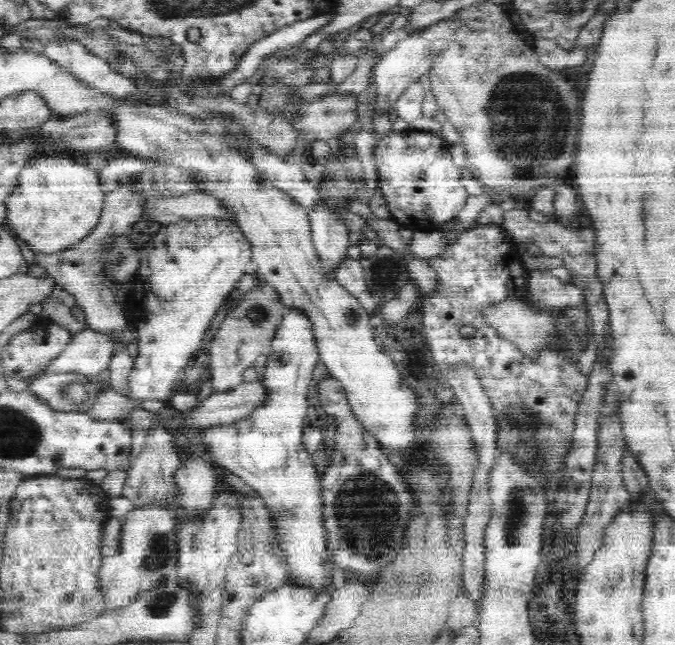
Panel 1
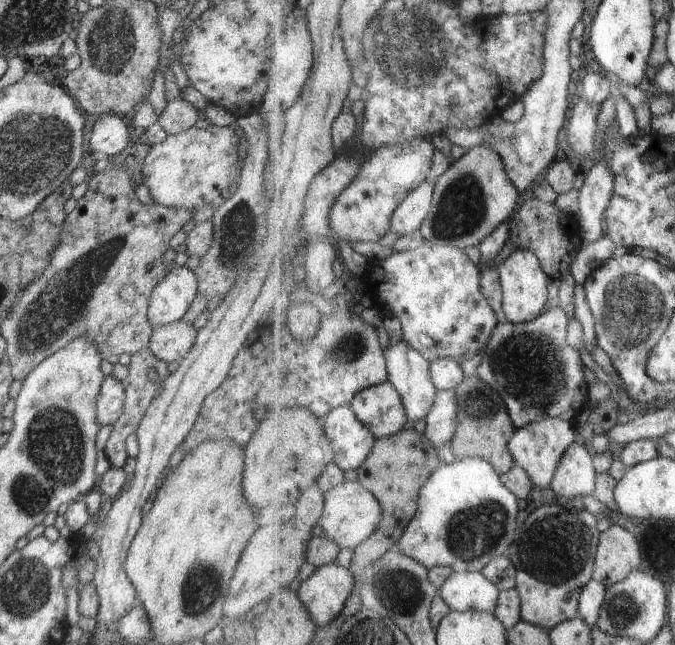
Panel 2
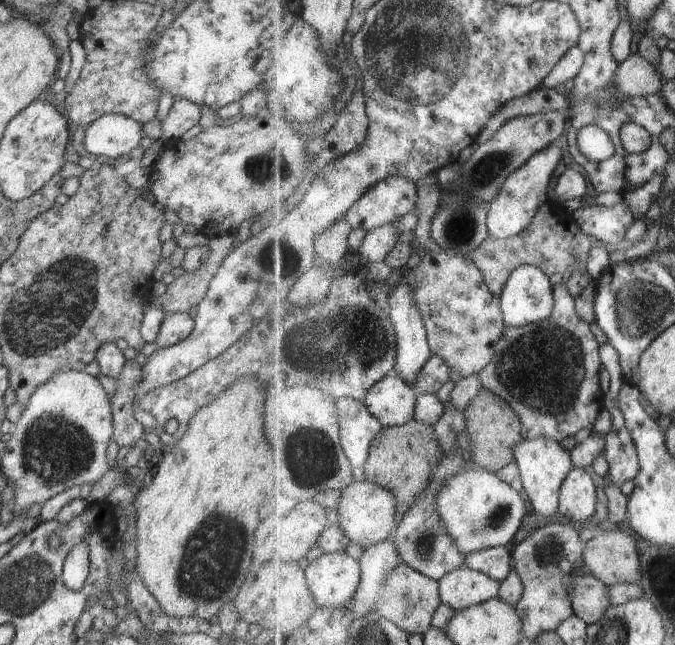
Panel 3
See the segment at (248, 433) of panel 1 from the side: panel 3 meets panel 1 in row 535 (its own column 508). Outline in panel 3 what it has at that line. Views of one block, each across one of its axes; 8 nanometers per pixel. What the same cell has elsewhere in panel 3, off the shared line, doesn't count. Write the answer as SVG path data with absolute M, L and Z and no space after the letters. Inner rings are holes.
M522 265L510 277L504 294L501 296L501 307L508 325L525 327L544 322L554 314L557 305L555 285L550 280L550 275L536 265Z

